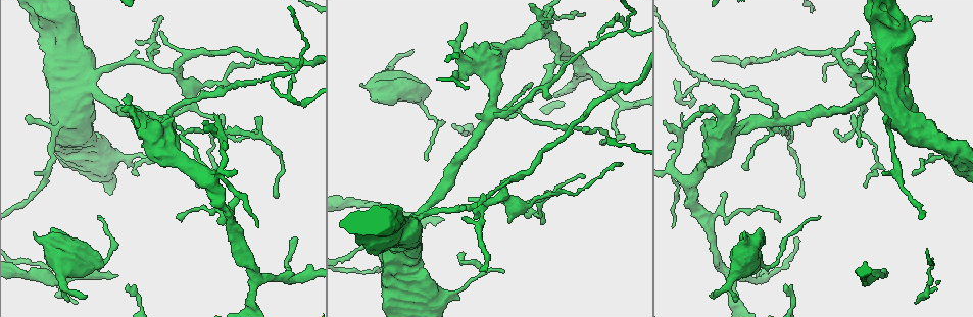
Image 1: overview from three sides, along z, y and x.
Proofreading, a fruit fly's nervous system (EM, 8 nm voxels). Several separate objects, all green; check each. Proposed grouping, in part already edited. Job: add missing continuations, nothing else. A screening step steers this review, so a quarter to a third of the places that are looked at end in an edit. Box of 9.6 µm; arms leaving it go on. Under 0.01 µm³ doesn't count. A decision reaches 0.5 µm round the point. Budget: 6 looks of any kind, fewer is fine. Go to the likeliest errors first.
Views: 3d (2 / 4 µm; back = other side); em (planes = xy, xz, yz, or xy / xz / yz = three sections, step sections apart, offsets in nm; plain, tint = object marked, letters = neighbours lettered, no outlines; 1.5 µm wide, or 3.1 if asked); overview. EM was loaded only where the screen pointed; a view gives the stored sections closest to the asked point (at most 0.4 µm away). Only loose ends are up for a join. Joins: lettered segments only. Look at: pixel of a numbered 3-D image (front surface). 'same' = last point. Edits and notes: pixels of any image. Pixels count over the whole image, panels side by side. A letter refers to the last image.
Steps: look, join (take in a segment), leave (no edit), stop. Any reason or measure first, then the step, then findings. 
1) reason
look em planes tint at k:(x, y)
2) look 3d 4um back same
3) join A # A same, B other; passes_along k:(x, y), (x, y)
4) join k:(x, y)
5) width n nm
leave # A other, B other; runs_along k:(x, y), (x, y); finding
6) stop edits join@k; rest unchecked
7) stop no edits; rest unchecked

an open end
look 3d 4um at 1:(442, 220)

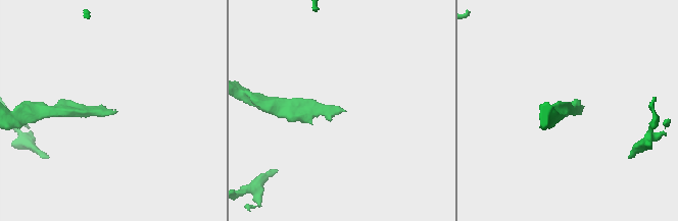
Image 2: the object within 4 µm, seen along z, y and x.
look em planes tint at 2:(114, 111)

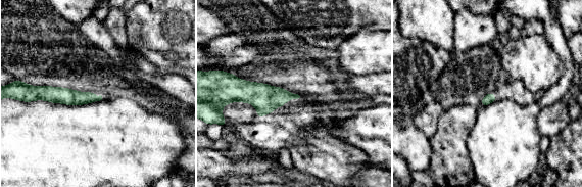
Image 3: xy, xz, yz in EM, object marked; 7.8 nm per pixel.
look em planes letters same

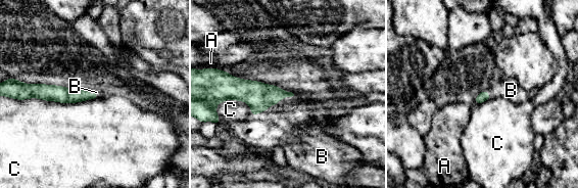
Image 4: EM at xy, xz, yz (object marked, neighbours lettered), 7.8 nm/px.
join B # A other, B same, C other; passes_along 4:(259, 96), (279, 100), (289, 122); it goes on there

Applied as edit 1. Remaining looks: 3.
redraw
look overview

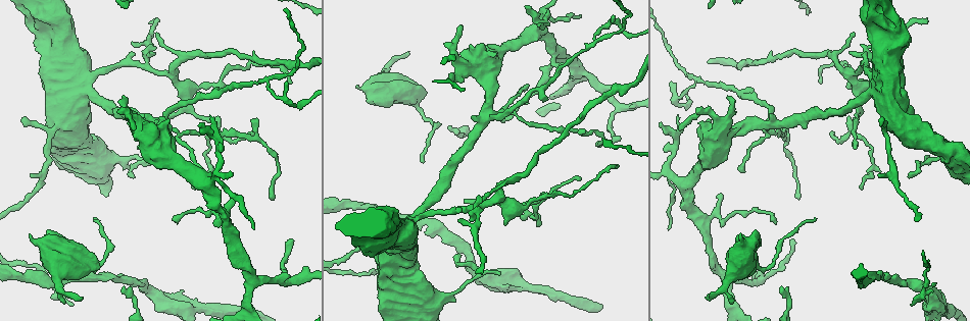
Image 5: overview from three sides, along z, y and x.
an open end
look em yz step 4 tint at 5:(407, 54)

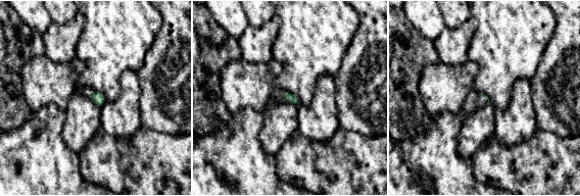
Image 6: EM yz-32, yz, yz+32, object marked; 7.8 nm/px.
another direction
look em planes letters same

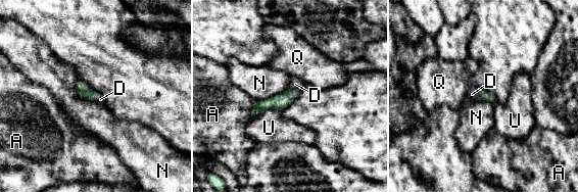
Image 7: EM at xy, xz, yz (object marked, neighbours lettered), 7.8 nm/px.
join D # A other, D same, N other, Q other, U other; passes_along 7:(485, 95), (478, 94), (472, 94); it goes on there

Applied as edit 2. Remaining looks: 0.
stop edits join@4, join@7; rest unchecked

